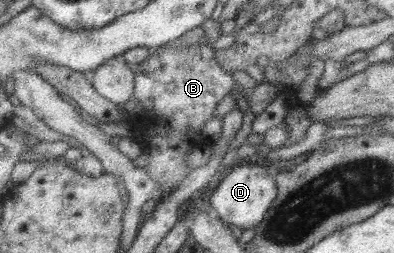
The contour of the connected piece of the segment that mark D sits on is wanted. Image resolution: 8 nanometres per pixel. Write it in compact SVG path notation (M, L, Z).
M252 159L236 162L230 170L208 198L208 208L225 225L233 225L241 231L253 229L264 219L265 212L276 198L276 185L268 176L267 168Z

